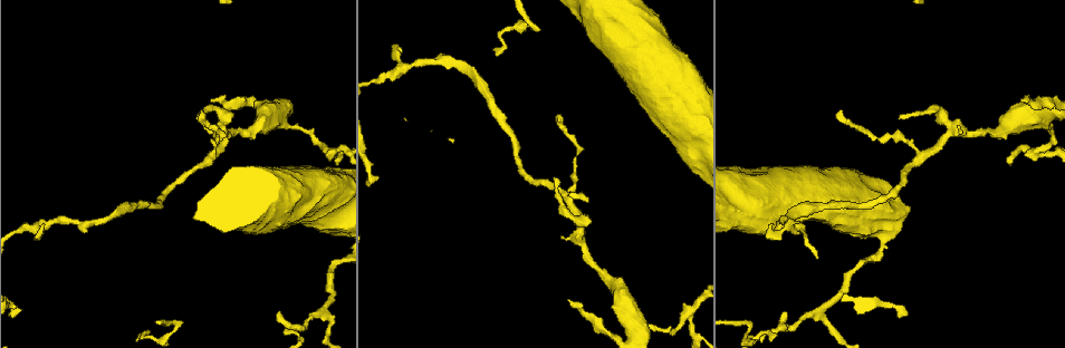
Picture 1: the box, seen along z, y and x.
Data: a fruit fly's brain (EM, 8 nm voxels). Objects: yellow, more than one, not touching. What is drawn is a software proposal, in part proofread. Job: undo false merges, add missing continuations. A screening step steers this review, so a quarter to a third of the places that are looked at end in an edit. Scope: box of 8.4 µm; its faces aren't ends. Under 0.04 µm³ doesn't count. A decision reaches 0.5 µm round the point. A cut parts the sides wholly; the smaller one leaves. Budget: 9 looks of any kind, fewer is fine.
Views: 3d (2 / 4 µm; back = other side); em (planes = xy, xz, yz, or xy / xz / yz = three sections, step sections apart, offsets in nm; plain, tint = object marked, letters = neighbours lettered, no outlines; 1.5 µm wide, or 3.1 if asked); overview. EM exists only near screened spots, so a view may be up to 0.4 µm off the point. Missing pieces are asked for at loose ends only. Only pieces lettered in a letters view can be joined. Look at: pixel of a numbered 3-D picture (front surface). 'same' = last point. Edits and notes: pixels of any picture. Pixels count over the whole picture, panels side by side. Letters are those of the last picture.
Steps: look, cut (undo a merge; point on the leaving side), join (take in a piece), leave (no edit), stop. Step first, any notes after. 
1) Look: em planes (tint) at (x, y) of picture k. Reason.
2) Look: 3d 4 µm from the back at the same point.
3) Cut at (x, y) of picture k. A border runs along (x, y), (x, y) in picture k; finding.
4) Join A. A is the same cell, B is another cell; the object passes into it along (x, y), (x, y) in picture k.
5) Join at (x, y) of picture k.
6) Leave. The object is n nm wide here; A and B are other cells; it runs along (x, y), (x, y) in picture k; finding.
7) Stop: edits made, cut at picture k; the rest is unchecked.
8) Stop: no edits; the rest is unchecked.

Look: 3d 4 µm at (569, 301) of picture 1. Tapers out.

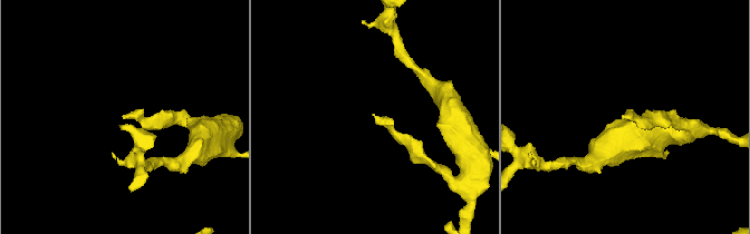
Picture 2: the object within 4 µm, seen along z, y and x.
Look: em yz step 4 (tint) at (623, 117) of picture 2. Now the EM.

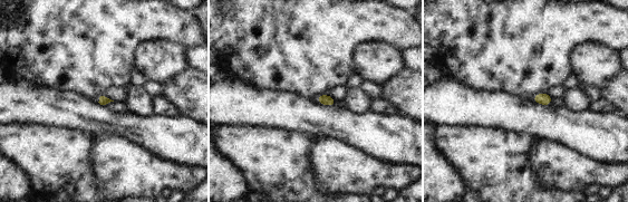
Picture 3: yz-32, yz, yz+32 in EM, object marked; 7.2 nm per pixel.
Look: em planes (letters) at the same point. Another direction.

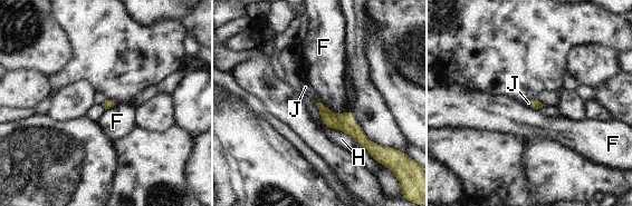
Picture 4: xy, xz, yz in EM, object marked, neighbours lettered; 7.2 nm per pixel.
Join J. J is the same cell, F and H are other cells; the object passes into it along (345, 123), (321, 102), (305, 87) in picture 4; the cell continues.

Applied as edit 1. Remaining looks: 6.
Look: 3d 2 µm at (203, 112) of picture 1. Branch stops here.

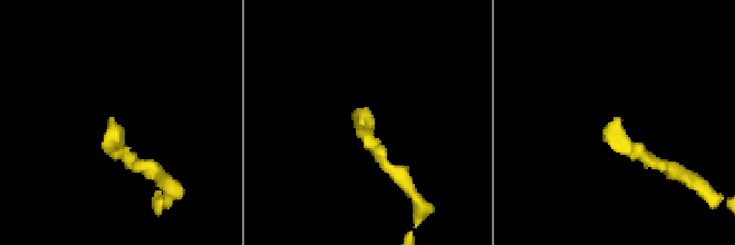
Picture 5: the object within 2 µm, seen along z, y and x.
Look: em yz step 8 (letters) at (621, 120) of picture 5.

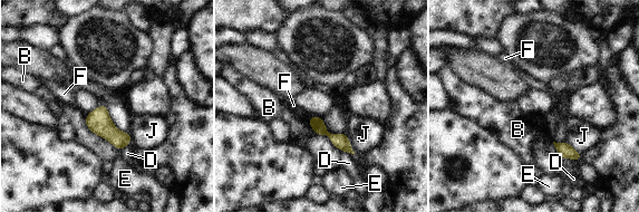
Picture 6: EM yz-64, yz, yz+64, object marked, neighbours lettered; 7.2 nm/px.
Look: em planes (letters) at the same point.

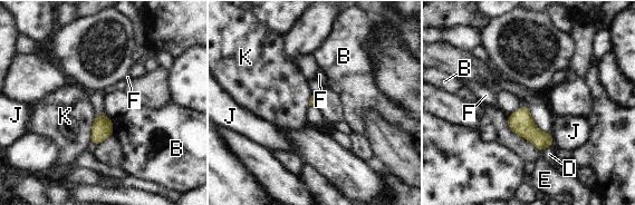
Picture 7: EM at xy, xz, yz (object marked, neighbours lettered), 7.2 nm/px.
Leave. The longest contact is with K, 240 nm; B, D, E, F, J and K are other cells; a border runs along (95, 115), (90, 135), (92, 146) in picture 7; no lettered piece goes on from it.

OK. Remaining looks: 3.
Look: em planes (letters) at (800, 228) of picture 1. Calibre changes.

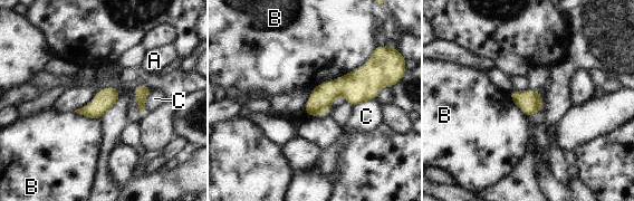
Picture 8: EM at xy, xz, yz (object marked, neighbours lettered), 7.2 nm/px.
Leave. A, B and C are other cells; a border runs along (373, 51), (358, 68), (313, 88) in picture 8; one cell here.

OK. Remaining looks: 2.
Look: em xz step 4 (letters) at (786, 313) of picture 1. Free end.

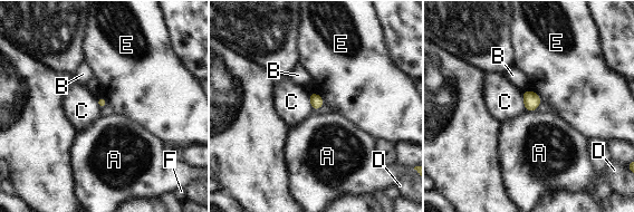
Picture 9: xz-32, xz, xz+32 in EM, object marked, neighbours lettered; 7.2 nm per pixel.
Look: em planes (letters) at the same point.

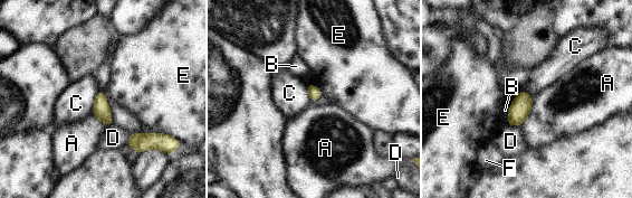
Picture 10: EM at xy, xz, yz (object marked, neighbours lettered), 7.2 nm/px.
Leave. A, B, C, D, E and F are other cells; none of them fits.

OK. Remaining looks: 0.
Stop: edits made, join at picture 4; the rest is unchecked.

